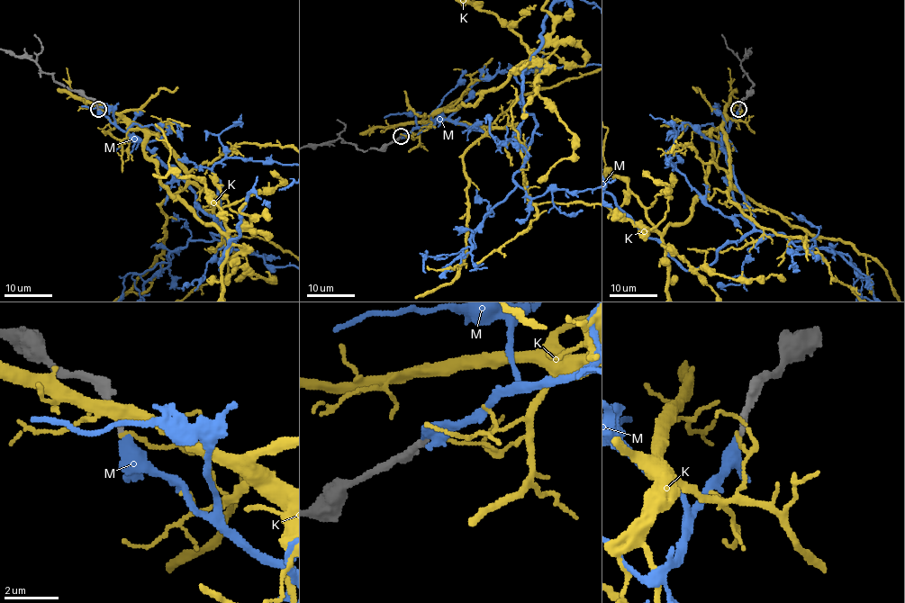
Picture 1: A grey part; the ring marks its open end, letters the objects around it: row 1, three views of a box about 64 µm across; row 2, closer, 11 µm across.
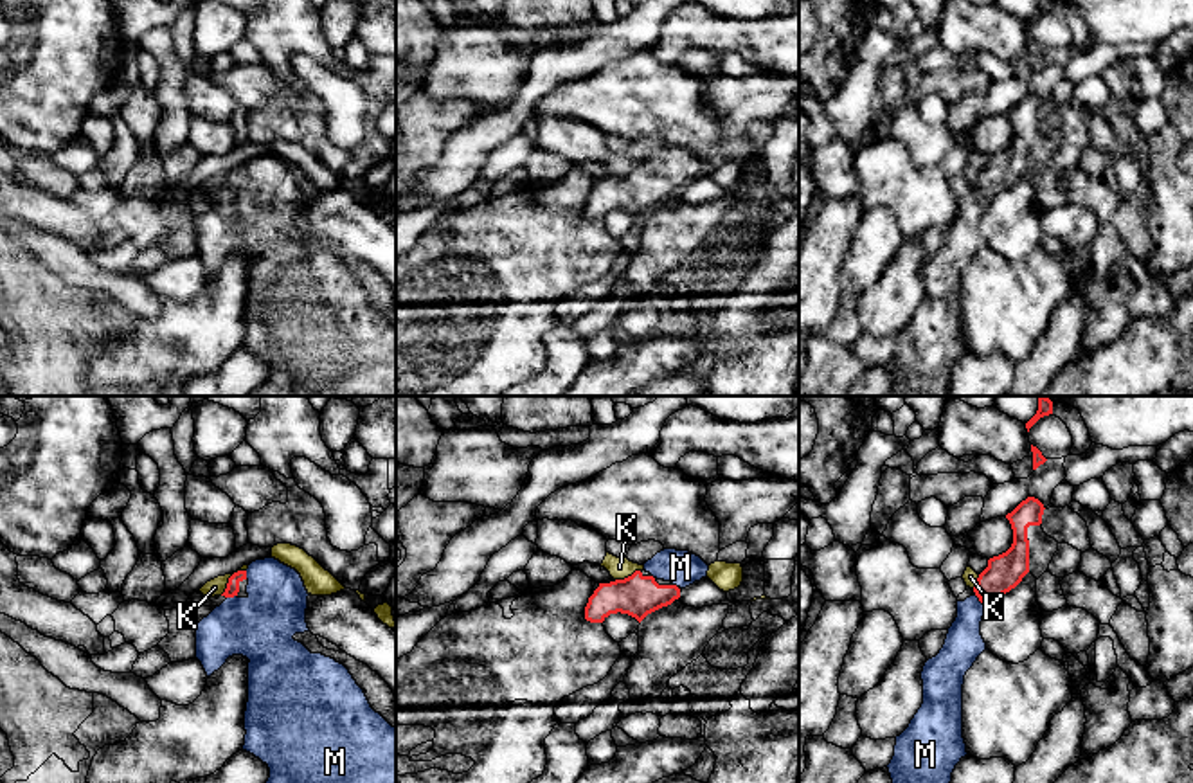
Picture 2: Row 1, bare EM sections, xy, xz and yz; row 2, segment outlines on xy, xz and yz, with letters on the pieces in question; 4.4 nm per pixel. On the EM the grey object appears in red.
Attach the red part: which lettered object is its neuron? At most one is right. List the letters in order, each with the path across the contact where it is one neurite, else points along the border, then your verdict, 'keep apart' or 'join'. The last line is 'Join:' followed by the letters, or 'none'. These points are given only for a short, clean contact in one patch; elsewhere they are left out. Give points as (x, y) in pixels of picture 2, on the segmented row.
K: border xy (245, 569), (238, 569), (220, 594); keep apart
M: way yz (1004, 571), (977, 596), (968, 616), (963, 645); join
Join: M

